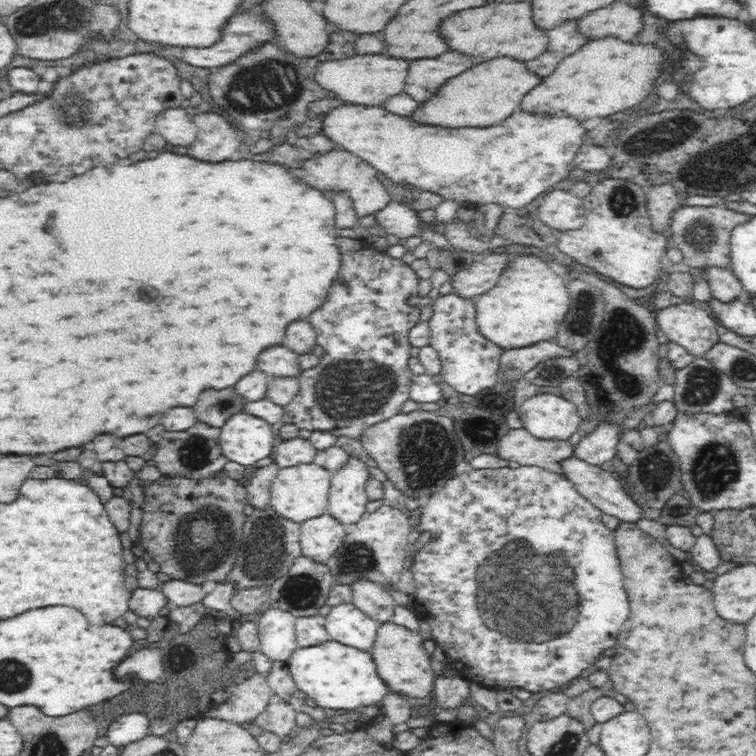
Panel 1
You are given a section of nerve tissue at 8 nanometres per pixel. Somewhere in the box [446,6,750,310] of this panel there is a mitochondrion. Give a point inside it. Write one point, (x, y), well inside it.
(711, 161)

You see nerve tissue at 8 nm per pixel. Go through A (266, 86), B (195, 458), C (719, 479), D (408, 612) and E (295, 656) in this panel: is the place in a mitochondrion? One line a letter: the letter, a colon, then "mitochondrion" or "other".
A: mitochondrion
B: mitochondrion
C: mitochondrion
D: other
E: other

